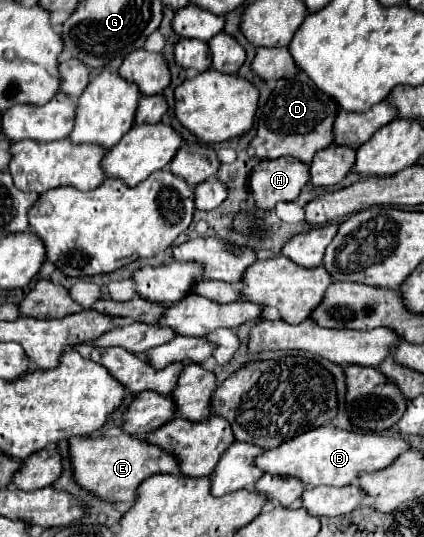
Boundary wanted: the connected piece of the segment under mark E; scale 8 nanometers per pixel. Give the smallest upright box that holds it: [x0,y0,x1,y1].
[69,434,177,502]

